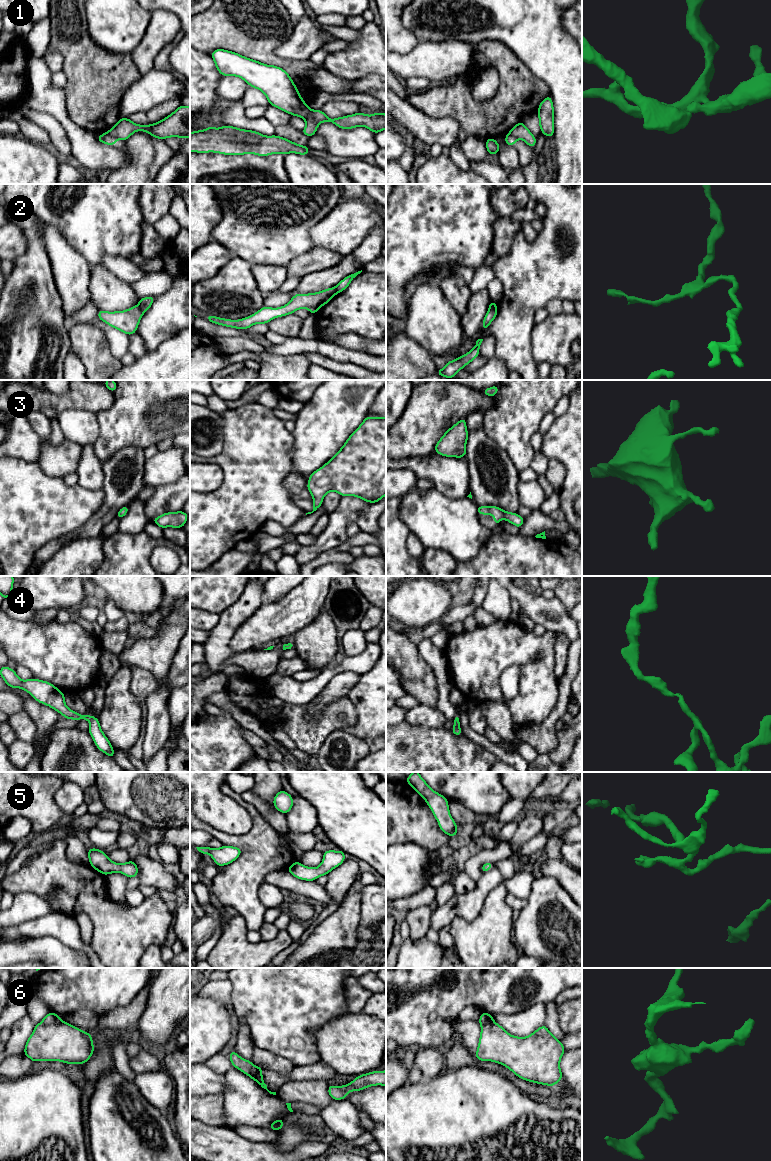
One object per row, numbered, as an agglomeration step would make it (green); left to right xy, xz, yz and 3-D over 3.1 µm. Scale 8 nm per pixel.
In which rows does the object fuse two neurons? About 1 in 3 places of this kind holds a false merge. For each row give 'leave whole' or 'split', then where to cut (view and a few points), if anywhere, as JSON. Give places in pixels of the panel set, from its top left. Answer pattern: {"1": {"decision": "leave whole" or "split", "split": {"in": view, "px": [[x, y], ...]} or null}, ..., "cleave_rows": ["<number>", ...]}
{"1": {"decision": "split", "split": {"in": "xy", "px": [[106, 133], [116, 139]]}}, "2": {"decision": "split", "split": {"in": "xy", "px": [[137, 305], [143, 312]]}}, "3": {"decision": "leave whole", "split": null}, "4": {"decision": "leave whole", "split": null}, "5": {"decision": "leave whole", "split": null}, "6": {"decision": "split", "split": {"in": "xy", "px": [[59, 1019], [50, 1024], [40, 1023]]}}, "cleave_rows": ["1", "2", "6"]}

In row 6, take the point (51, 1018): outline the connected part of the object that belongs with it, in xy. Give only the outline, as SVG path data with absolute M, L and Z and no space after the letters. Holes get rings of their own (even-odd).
M49 1012L41 1021L41 1024L46 1024L46 1025L51 1025L54 1023L59 1022L60 1017L54 1013L54 1012Z

